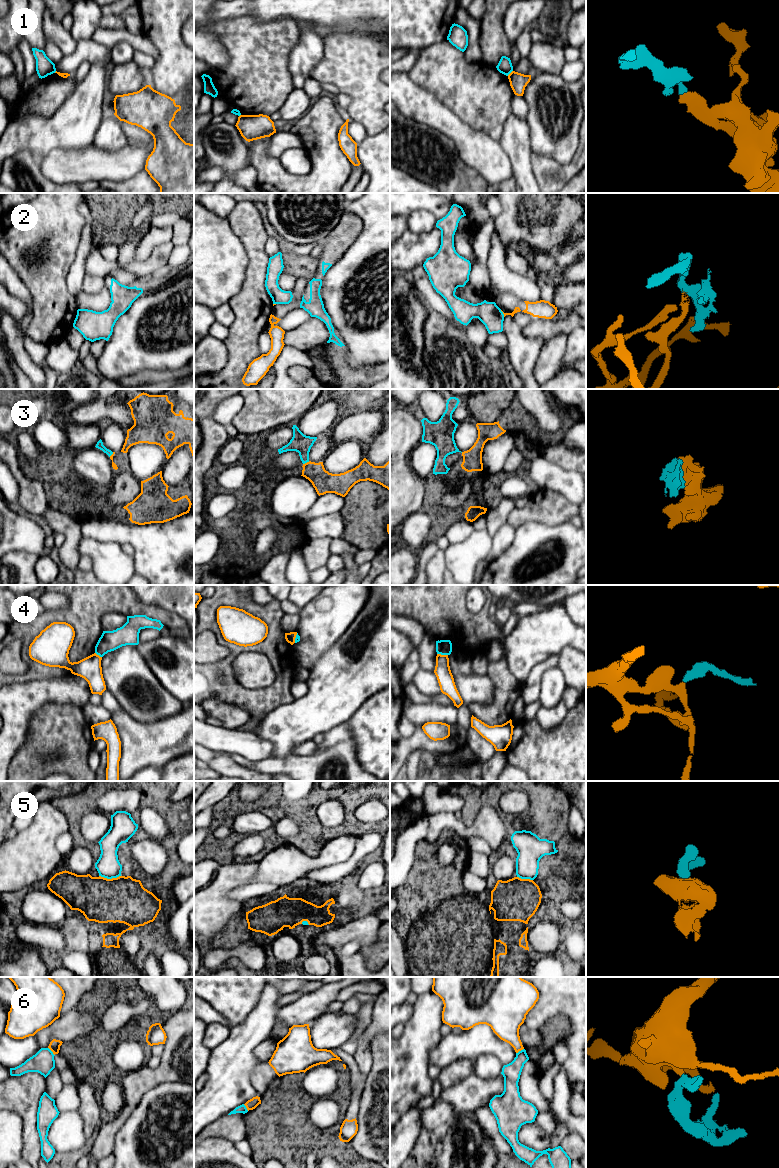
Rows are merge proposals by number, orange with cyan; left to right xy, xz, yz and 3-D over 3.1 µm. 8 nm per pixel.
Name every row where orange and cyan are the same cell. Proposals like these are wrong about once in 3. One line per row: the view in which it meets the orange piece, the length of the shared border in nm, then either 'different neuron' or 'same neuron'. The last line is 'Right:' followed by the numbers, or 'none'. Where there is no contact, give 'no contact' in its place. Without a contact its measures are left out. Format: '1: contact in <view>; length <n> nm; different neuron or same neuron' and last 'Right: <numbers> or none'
1: contact in yz; length 60 nm; different neuron
2: contact in yz; length 70 nm; different neuron
3: contact in xz; length 60 nm; same neuron
4: contact in yz; length 90 nm; different neuron
5: contact in xy; length 180 nm; different neuron
6: contact in xy; length 90 nm; different neuron
Right: 3

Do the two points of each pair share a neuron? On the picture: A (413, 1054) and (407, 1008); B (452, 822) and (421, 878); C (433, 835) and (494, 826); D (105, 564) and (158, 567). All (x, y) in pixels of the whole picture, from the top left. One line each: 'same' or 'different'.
A: different
B: different
C: same
D: different

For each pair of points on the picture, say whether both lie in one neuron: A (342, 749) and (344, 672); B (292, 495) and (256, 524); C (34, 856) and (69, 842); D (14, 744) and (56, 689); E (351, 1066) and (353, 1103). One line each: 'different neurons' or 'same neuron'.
A: different neurons
B: different neurons
C: different neurons
D: same neuron
E: same neuron

